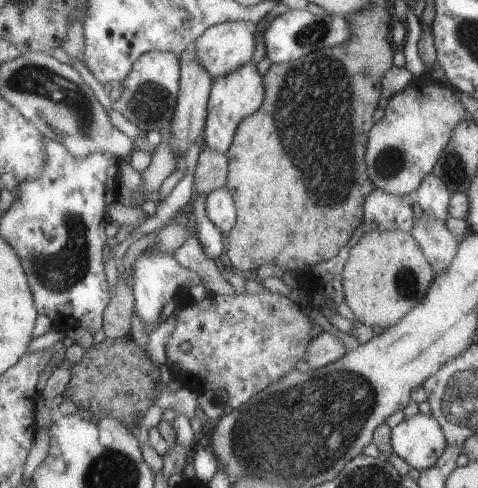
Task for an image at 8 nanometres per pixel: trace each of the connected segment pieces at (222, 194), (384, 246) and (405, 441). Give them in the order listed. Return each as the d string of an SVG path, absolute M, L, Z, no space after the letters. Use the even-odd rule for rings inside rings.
M226 186L211 192L207 200L207 214L224 234L229 235L233 230L237 222L237 208L235 208L235 198L231 196Z
M366 229L362 239L351 250L342 284L346 293L346 304L354 313L354 320L369 327L387 329L401 322L423 302L436 276L433 266L412 232Z
M415 414L392 429L392 448L418 472L438 464L447 449L446 433L435 416Z

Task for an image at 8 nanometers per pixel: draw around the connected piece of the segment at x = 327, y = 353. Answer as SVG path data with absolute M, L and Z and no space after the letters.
M329 332L321 333L313 342L311 348L307 350L306 363L310 369L319 369L323 366L333 364L335 360L343 358L350 351L337 336Z

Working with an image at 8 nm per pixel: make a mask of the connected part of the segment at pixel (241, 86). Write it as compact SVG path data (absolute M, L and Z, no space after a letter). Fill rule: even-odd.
M249 62L249 64L241 66L241 68L237 68L235 72L231 72L231 74L215 78L207 108L207 139L205 145L212 150L217 150L217 152L223 152L223 154L230 152L239 124L242 124L243 120L247 119L247 116L252 116L259 111L259 108L262 108L265 96L266 85L258 64Z

